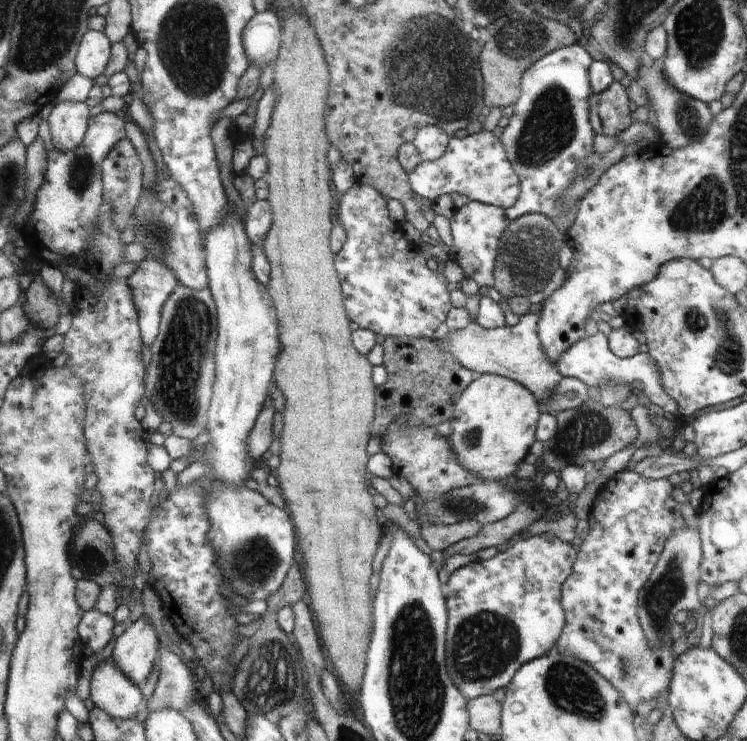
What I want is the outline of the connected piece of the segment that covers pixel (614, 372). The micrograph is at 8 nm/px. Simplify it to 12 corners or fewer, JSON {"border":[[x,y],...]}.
{"border":[[601,331],[572,344],[558,370],[589,386],[628,384],[668,417],[678,404],[648,352],[620,358]]}

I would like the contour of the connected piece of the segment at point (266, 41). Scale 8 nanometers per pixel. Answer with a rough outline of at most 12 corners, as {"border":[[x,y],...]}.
{"border":[[256,14],[243,33],[248,60],[261,70],[277,59],[279,14]]}

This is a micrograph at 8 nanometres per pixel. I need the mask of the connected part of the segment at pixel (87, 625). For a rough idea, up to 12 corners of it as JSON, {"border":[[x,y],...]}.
{"border":[[100,609],[84,614],[79,634],[101,655],[117,620]]}

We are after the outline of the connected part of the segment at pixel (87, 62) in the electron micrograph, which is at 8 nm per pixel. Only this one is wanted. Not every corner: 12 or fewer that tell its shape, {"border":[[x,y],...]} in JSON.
{"border":[[90,29],[77,57],[80,74],[92,80],[106,74],[113,43]]}

